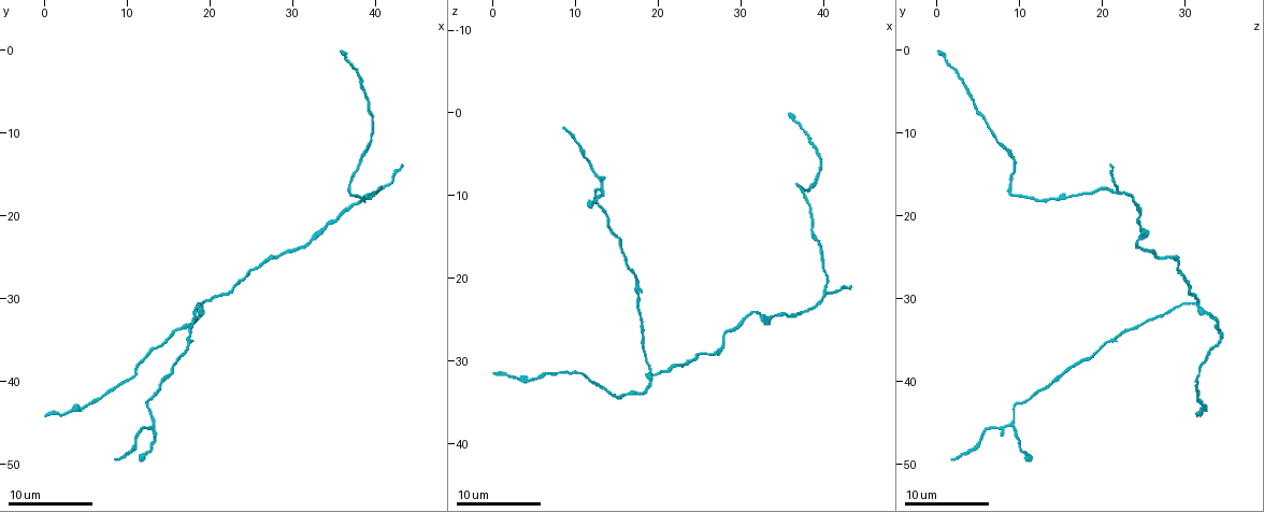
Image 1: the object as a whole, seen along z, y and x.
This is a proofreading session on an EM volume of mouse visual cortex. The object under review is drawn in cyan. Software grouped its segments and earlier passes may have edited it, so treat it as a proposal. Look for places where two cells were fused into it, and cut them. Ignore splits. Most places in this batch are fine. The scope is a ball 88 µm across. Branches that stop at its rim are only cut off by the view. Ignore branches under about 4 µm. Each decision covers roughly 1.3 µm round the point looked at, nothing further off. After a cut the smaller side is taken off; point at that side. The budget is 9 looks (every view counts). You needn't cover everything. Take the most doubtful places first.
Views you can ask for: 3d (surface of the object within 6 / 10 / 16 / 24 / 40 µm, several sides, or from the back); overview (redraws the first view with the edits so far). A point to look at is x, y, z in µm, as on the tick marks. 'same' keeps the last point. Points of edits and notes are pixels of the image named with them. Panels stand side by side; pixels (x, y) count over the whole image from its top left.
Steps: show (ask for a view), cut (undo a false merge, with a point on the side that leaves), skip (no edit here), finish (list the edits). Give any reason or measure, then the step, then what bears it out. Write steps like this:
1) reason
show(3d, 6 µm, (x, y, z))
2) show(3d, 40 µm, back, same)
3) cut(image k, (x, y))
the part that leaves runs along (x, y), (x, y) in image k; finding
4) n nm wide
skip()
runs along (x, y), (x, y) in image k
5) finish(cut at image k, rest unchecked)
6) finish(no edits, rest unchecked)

branch point
show(3d, 10 µm, (13.4, 45.4, 9.2))

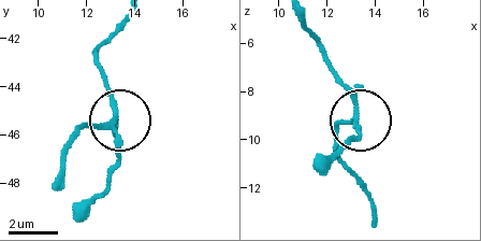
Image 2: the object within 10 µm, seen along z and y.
show(3d, 6 µm, (13.1, 45.3, 9.0))

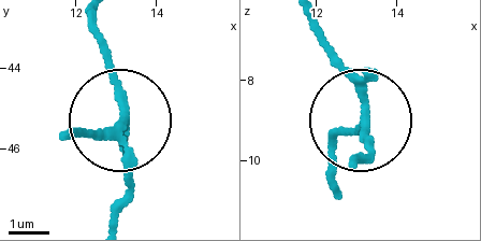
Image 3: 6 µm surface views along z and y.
skip()
runs along (96, 23), (124, 115), (124, 204) in image 3; continuous, no second cell

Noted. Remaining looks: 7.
three-way junction
show(3d, 10 µm, (19.2, 30.8, 31.2))

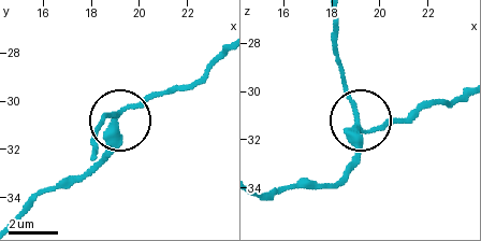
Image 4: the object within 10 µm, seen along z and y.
show(3d, 10 µm, back, same)

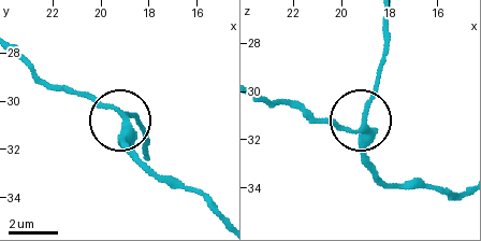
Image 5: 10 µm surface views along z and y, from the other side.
skip()
runs along (259, 91), (326, 121), (361, 125), (367, 168) in image 5; continuous, no second cell

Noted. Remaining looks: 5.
thick turns thin
show(3d, 10 µm, (31.8, 23.2, 24.0))

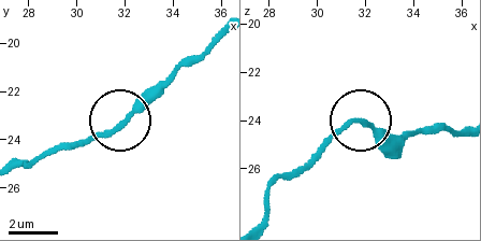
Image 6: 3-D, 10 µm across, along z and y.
show(3d, 6 µm, (32.1, 23.1, 24.2))

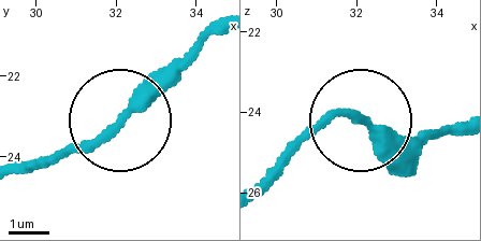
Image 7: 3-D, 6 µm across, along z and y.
skip()
runs along (18, 174), (121, 123), (189, 54) in image 7; all the same cell

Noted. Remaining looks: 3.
calibre changes
show(3d, 10 µm, (25.0, 26.6, 29.4))

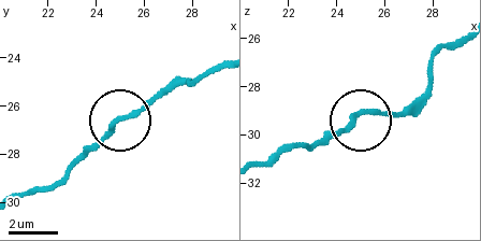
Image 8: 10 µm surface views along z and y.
skip()
continuous, no second cell

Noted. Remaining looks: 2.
finish(no edits, rest unchecked)

